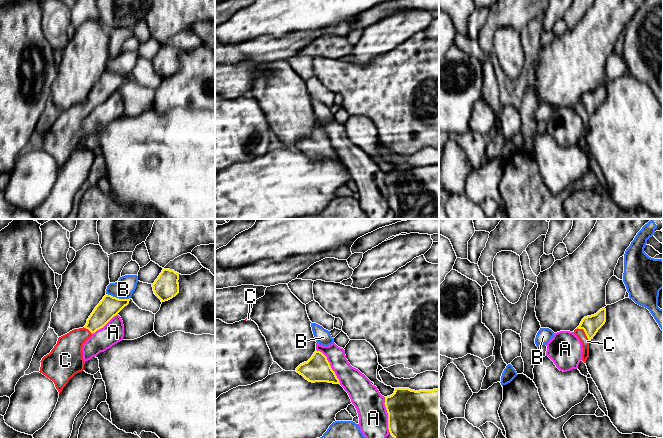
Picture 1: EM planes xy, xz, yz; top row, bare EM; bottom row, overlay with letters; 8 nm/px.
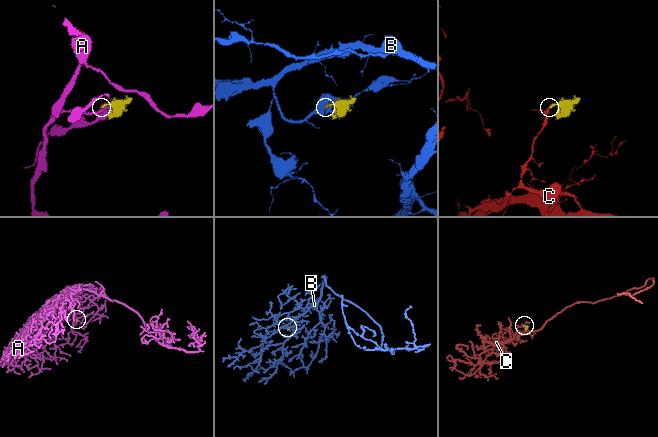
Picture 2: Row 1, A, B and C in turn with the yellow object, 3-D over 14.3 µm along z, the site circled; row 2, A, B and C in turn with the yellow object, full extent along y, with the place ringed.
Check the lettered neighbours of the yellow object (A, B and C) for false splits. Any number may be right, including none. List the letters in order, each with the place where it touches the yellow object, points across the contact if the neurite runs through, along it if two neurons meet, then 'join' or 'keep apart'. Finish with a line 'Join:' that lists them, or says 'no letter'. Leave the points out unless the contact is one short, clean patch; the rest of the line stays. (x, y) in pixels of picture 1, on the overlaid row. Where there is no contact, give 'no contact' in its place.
A: meets yellow in xz at (329, 365); keep apart
B: meets yellow in xy at (118, 298); keep apart
C: meets yellow in yz at (585, 333); runs through yz (591, 324), (585, 333), (580, 333); join
Join: C

